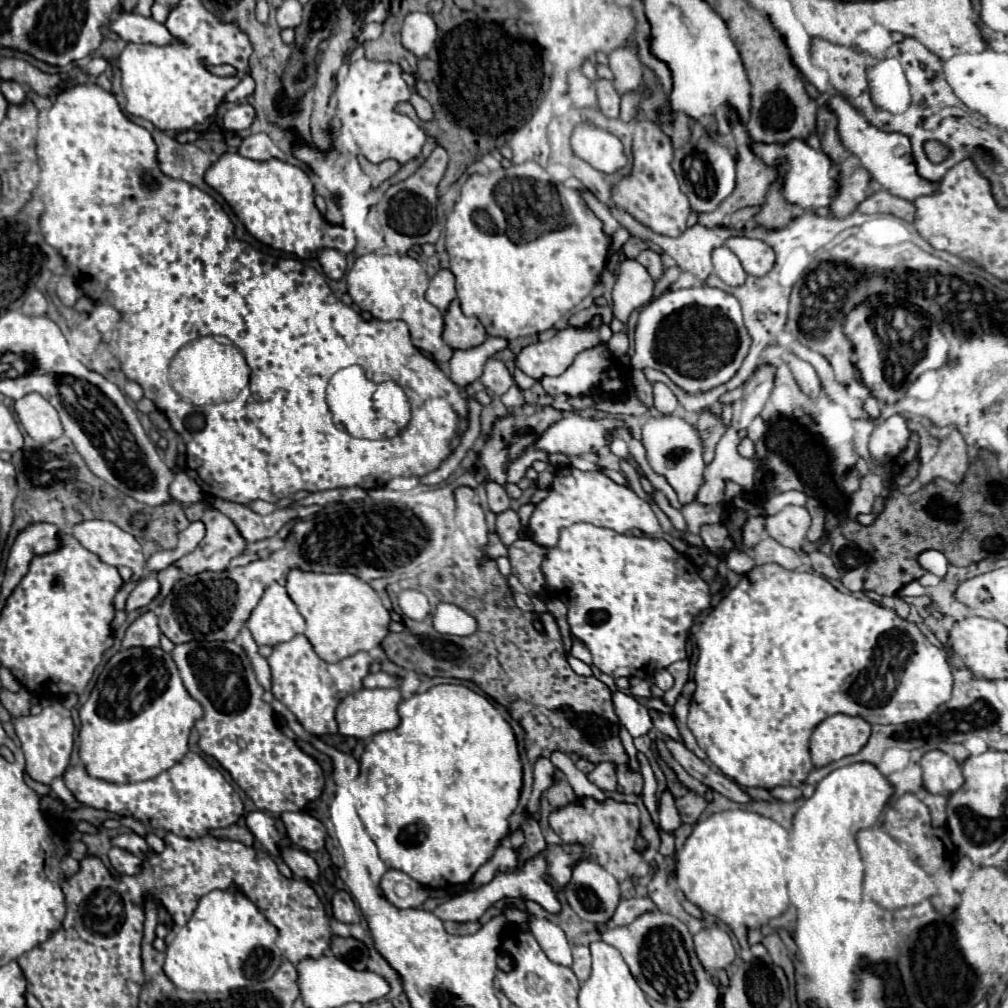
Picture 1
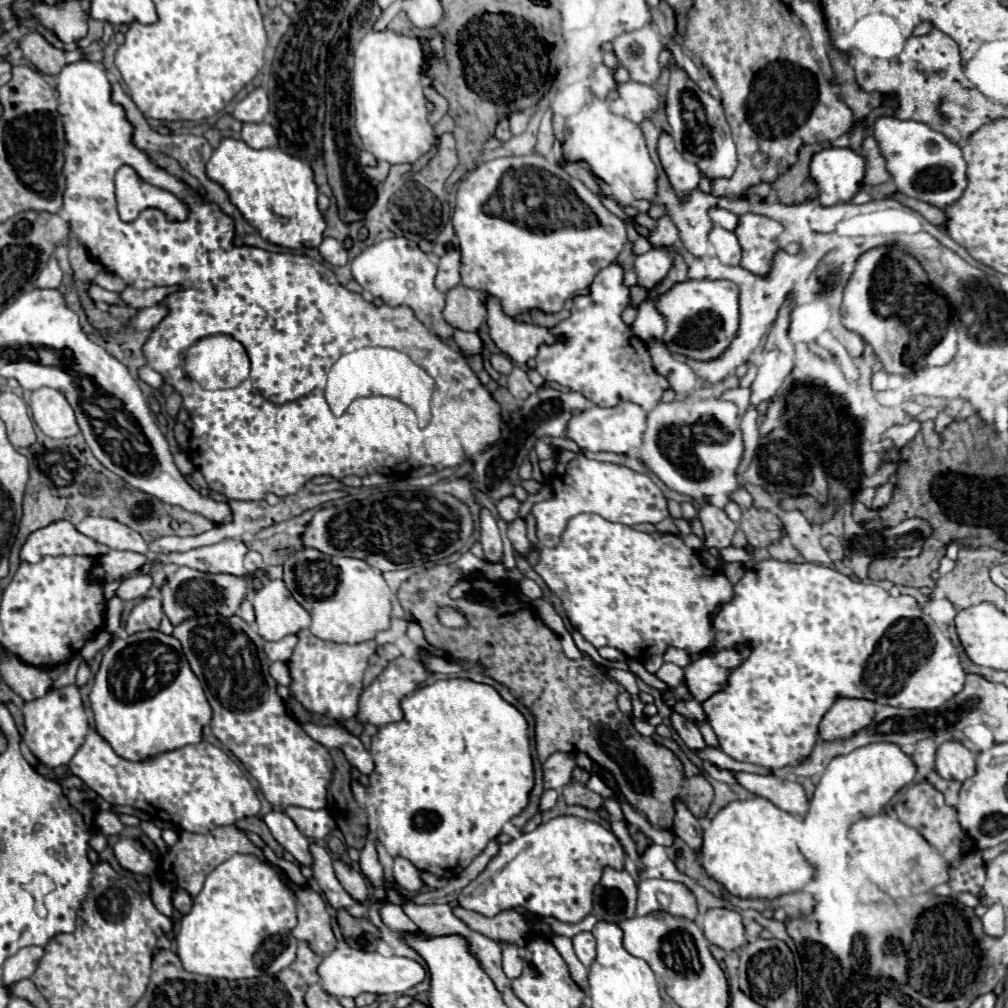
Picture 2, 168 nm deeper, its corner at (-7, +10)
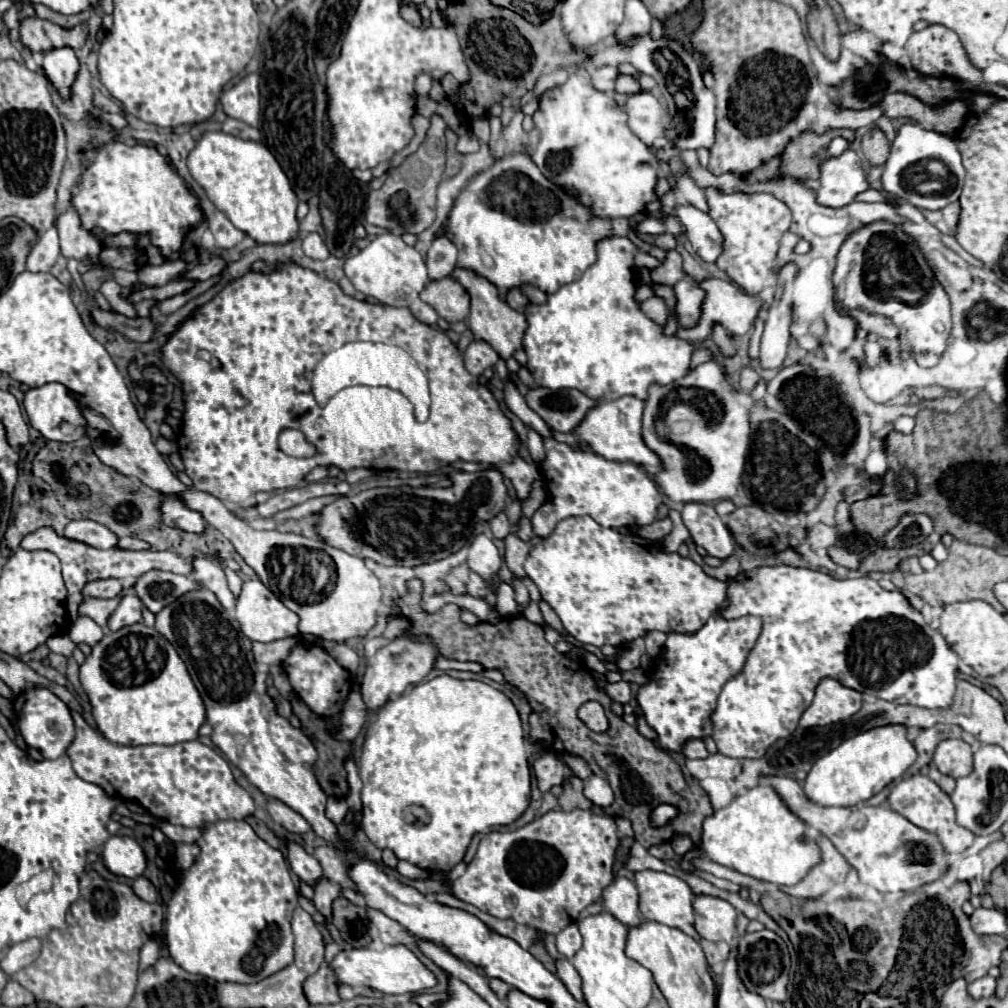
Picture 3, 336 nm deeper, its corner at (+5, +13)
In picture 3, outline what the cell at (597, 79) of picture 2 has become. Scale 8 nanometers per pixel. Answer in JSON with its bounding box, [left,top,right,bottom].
[592,66,618,92]

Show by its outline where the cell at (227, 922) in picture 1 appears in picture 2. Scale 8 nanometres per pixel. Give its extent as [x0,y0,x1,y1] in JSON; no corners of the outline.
[176,855,298,979]

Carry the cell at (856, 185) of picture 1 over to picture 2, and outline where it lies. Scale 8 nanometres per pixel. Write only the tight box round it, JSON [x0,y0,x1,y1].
[862,137,890,185]

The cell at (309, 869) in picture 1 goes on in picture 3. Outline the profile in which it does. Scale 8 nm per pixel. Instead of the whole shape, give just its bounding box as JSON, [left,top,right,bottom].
[314,878,342,918]

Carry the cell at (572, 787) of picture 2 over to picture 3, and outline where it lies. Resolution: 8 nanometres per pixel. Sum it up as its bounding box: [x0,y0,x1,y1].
[558,776,592,810]

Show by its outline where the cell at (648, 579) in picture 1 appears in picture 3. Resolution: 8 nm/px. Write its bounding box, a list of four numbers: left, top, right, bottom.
[524,516,728,648]

